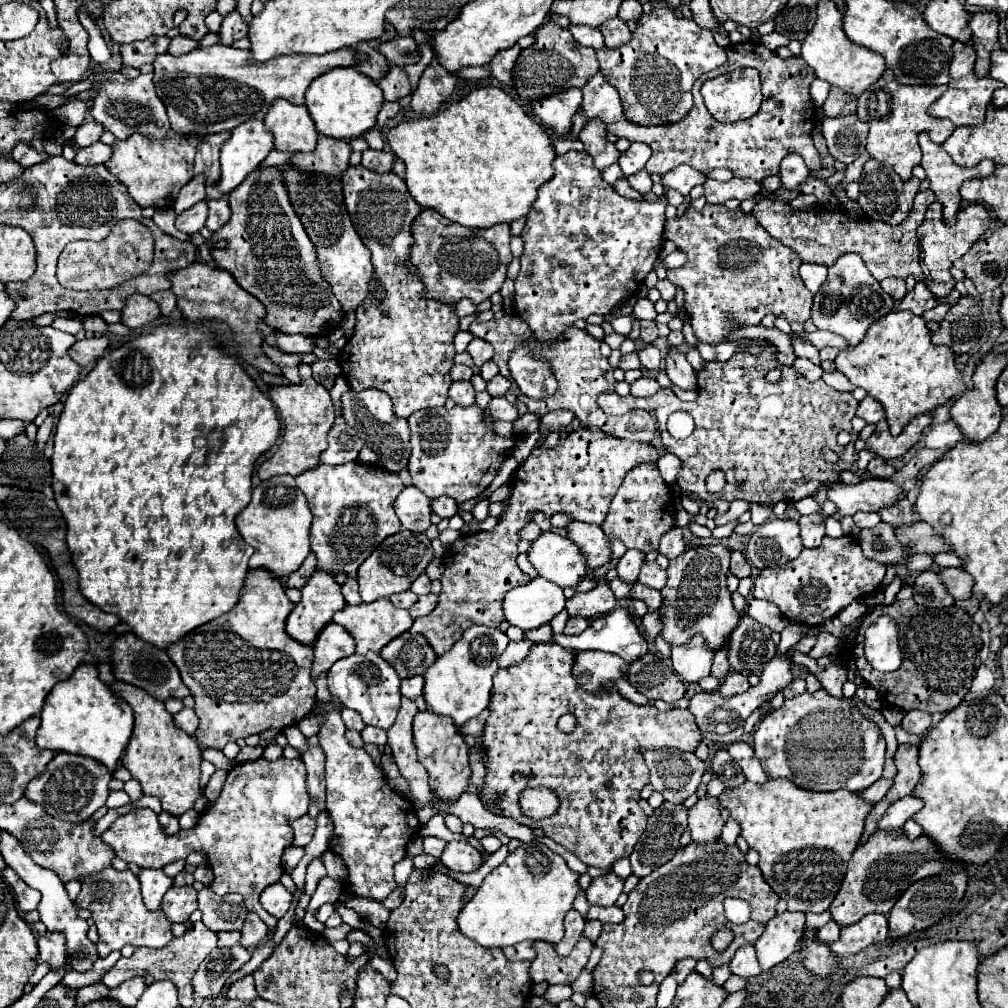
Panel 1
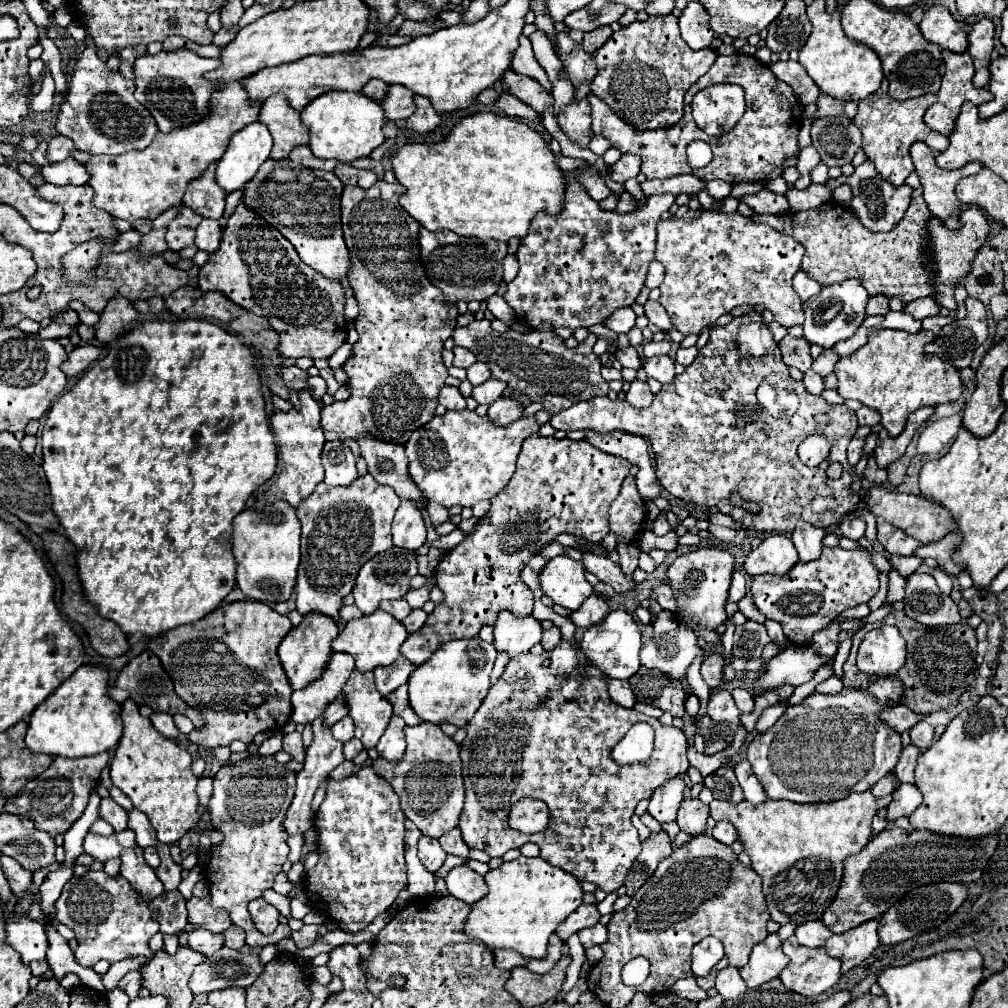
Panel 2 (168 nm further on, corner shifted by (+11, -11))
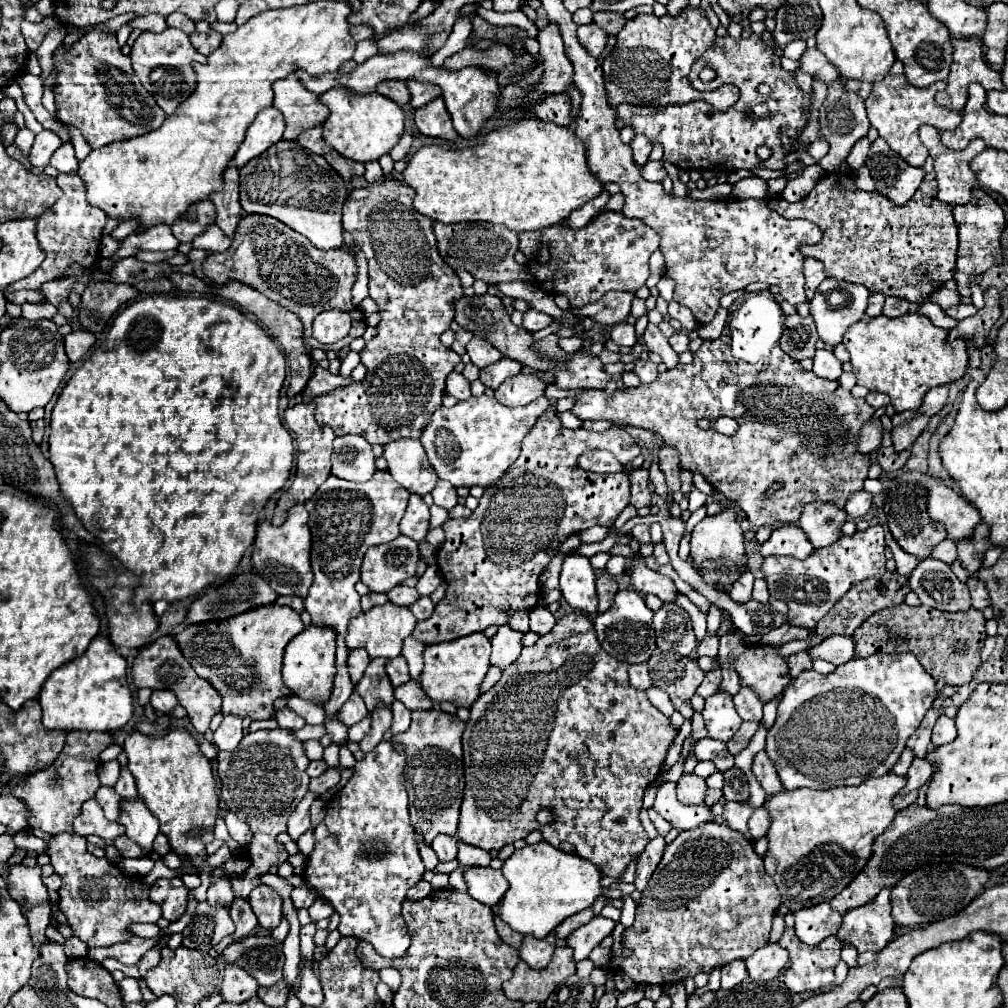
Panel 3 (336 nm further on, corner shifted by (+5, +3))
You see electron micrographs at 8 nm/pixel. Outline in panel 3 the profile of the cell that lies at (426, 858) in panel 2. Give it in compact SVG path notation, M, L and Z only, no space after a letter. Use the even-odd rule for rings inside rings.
M437 836L431 844L431 848L435 850L439 862L447 862L447 860L455 860L457 858L457 840L453 836Z

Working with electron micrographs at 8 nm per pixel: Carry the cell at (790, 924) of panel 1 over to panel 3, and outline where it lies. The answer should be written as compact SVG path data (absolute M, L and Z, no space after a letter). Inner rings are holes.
M767 944L761 950L757 950L753 956L749 956L745 964L747 964L749 976L755 982L769 982L781 972L787 958L789 956L785 948L781 948L779 944Z

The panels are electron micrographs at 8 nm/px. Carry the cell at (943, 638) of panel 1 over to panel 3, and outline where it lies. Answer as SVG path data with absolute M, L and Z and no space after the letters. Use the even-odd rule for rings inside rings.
M901 604L897 608L883 610L879 614L873 614L869 622L863 622L863 626L857 628L853 634L857 642L857 658L867 658L883 648L887 648L887 640L891 638L905 638L907 644L893 646L893 650L913 650L917 660L929 670L935 678L937 684L943 686L963 686L971 682L975 670L981 664L981 650L983 642L987 638L985 634L985 618L981 610L967 610L967 612L941 612L935 608L927 606L907 606Z

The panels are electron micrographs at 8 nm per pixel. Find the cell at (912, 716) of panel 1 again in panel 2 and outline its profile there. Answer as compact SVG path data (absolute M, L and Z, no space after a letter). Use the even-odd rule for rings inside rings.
M921 720L913 728L909 728L909 736L911 736L911 742L917 748L925 750L925 748L929 748L933 744L933 726L927 724L925 720Z

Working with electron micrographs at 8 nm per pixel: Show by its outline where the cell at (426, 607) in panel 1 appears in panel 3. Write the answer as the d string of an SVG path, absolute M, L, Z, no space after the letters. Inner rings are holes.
M421 596L413 606L409 606L409 610L415 614L417 620L427 620L433 614L433 608L435 604L431 602L429 596Z

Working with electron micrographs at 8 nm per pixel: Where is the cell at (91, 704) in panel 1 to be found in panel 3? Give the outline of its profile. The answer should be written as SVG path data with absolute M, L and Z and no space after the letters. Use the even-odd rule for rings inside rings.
M95 636L85 654L53 670L39 694L39 702L43 708L43 726L49 730L119 730L133 716L127 660L115 650L107 636Z

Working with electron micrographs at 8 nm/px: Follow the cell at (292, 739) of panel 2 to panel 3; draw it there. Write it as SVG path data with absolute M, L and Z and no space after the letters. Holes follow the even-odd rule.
M281 708L281 710L275 710L273 712L273 718L277 720L279 726L285 726L289 730L299 730L305 726L305 720L301 716L297 716L291 708Z

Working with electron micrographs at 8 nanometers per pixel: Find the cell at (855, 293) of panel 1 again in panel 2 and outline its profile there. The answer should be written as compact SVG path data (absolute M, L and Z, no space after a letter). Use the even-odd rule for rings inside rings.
M845 280L845 282L823 286L823 290L819 294L811 296L803 304L803 312L805 312L803 332L805 332L805 338L813 344L819 344L821 348L831 348L835 342L851 338L867 316L865 314L867 300L869 300L869 294L859 280Z

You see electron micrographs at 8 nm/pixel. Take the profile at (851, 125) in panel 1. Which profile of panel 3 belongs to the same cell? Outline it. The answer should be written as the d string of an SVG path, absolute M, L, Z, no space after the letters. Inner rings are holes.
M837 78L829 84L829 94L825 98L825 102L821 104L819 108L819 126L821 126L821 136L829 140L831 144L831 150L825 158L819 160L819 164L823 166L825 172L833 172L833 170L839 170L839 164L847 158L847 154L851 152L853 144L867 136L867 130L869 130L869 120L867 120L867 114L865 114L865 106L863 106L863 100L855 94L855 92L849 92L843 88L845 80L843 78Z

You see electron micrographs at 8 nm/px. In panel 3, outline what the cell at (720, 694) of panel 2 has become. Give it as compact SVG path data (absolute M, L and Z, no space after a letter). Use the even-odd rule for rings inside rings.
M717 692L715 696L705 700L705 710L703 710L703 720L705 728L709 730L709 738L729 742L733 734L741 726L741 718L733 706L733 698L725 692Z

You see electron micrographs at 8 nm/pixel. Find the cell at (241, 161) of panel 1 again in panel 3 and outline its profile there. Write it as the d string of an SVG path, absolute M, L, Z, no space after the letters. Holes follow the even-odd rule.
M265 108L257 114L257 118L251 122L251 126L247 128L245 140L241 144L241 148L237 150L233 164L237 168L241 168L245 162L249 162L251 158L263 154L269 146L277 144L283 136L285 130L285 122L283 122L283 114L277 108Z

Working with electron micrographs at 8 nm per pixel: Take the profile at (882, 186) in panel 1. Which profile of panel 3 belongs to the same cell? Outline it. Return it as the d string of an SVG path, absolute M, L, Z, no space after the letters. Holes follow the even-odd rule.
M877 138L871 144L867 168L877 184L877 192L885 194L897 206L903 206L919 188L921 180L925 178L923 168L909 166L883 138Z

